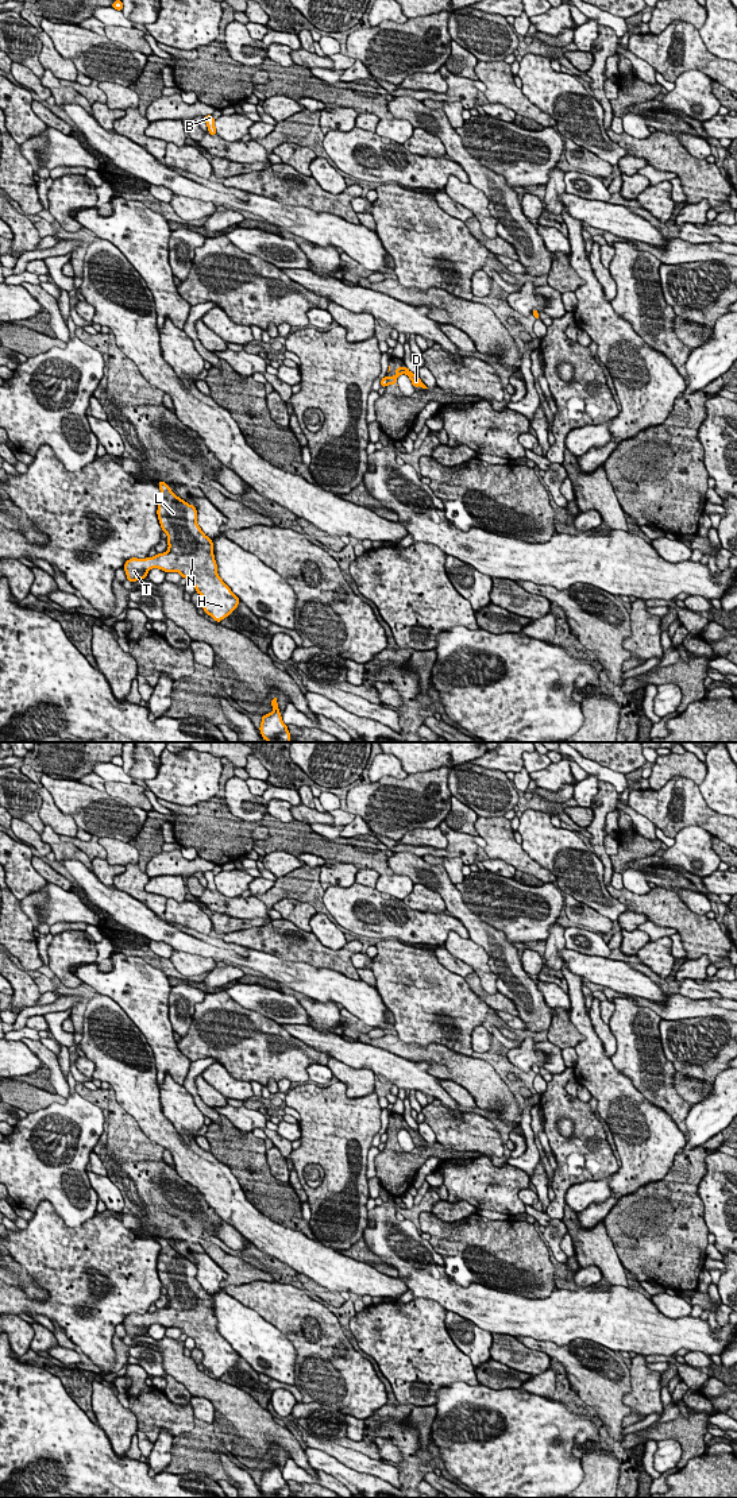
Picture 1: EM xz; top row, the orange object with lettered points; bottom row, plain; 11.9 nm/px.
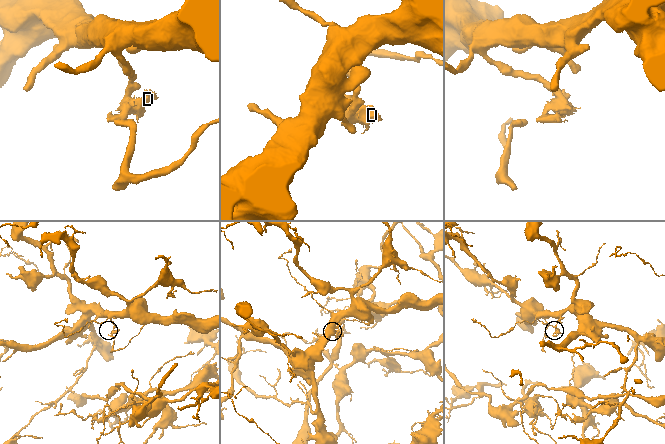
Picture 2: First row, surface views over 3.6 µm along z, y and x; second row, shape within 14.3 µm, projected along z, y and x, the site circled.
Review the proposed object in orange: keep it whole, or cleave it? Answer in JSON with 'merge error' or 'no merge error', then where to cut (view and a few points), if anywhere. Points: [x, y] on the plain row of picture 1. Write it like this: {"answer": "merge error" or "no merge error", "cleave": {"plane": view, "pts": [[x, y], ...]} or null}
{"answer": "merge error", "cleave": {"plane": "xz", "pts": [[386, 1131], [388, 1139]]}}

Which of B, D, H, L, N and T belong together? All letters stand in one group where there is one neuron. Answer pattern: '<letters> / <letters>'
B H L N T / D

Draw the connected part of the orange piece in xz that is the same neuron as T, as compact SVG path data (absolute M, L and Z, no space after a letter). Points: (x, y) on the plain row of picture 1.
M158 1238L158 1242L161 1252L157 1270L167 1290L169 1305L154 1313L127 1316L123 1323L127 1336L144 1335L151 1324L180 1328L202 1352L204 1367L219 1379L238 1363L240 1355L217 1331L213 1298L197 1281L196 1263L178 1254L165 1238Z

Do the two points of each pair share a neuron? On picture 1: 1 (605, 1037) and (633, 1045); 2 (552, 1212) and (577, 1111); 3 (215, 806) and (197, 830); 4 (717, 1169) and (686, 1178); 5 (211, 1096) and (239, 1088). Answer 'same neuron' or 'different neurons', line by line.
1: different neurons
2: same neuron
3: same neuron
4: different neurons
5: different neurons

